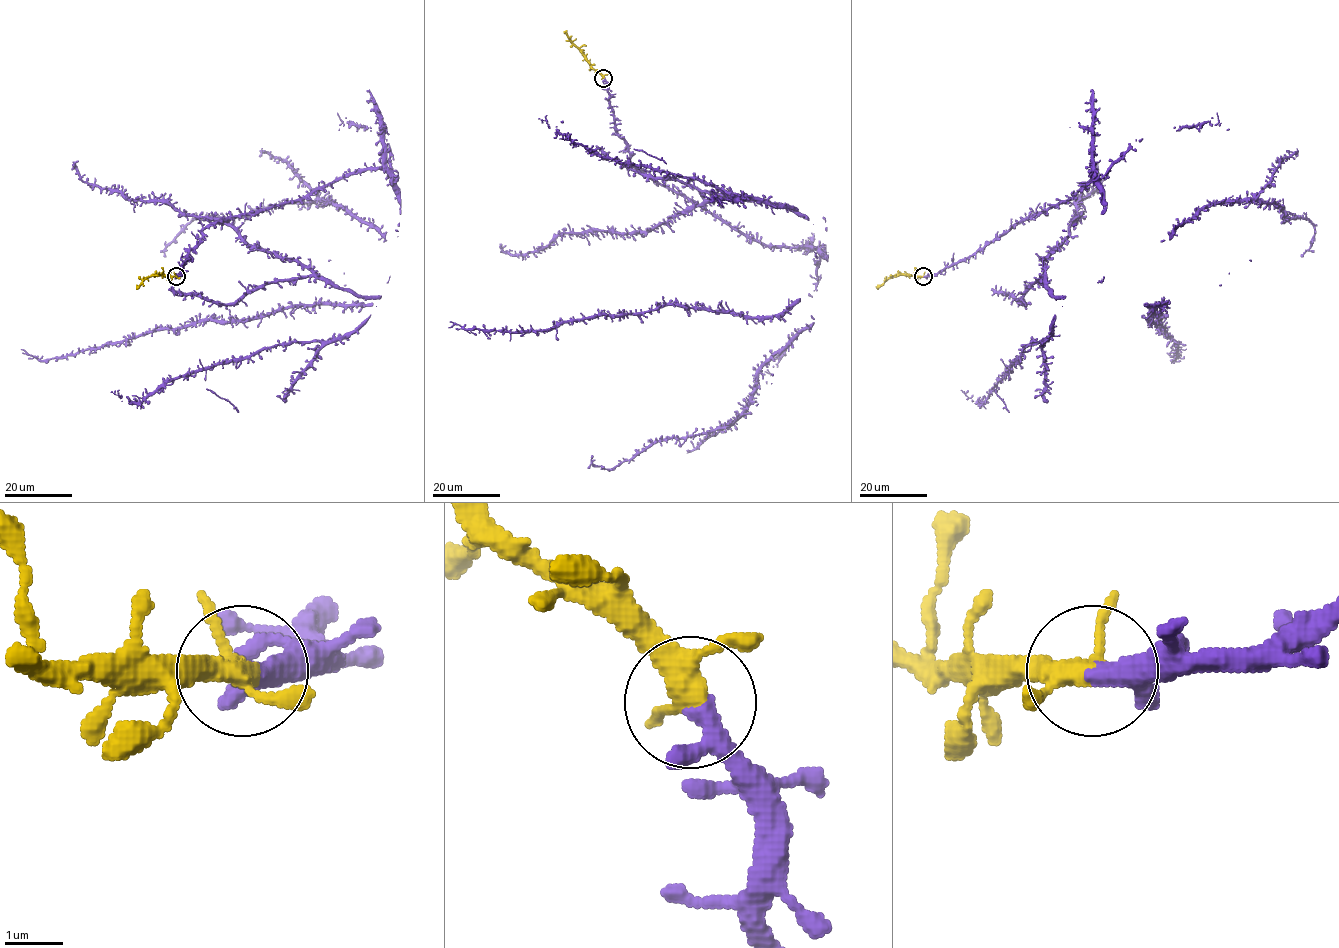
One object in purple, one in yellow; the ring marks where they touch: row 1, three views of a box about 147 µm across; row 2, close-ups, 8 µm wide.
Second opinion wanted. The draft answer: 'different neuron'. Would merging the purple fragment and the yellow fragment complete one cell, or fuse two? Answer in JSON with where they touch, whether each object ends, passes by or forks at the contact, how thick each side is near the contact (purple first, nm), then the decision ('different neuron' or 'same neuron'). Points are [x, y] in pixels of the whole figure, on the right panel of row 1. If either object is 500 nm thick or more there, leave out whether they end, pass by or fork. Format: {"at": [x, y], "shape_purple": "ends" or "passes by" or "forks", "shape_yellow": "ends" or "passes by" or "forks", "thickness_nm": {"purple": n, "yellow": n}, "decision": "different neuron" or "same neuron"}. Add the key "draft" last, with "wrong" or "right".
{"at": [923, 276], "shape_purple": "passes by", "shape_yellow": "forks", "thickness_nm": {"purple": 280, "yellow": 280}, "decision": "same neuron", "draft": "wrong"}

